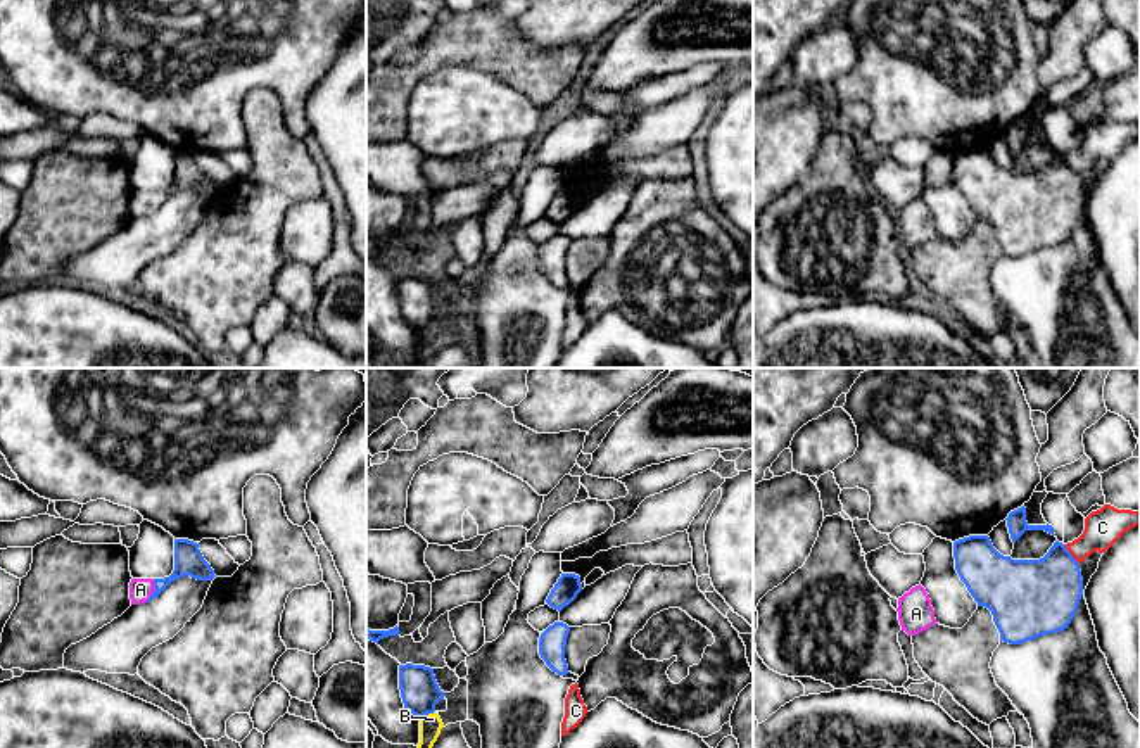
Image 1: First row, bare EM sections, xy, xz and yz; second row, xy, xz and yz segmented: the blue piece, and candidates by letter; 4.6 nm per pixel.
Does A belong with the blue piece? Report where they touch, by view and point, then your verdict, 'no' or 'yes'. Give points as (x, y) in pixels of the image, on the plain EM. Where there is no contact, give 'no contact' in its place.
xy (154, 204) | yes

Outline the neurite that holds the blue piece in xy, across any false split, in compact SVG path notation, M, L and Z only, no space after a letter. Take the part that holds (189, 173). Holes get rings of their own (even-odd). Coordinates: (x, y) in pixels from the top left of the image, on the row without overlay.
M174 152L174 183L164 192L131 192L131 218L140 218L157 211L173 193L190 188L197 193L214 192L214 183L204 173L199 157L188 152Z

